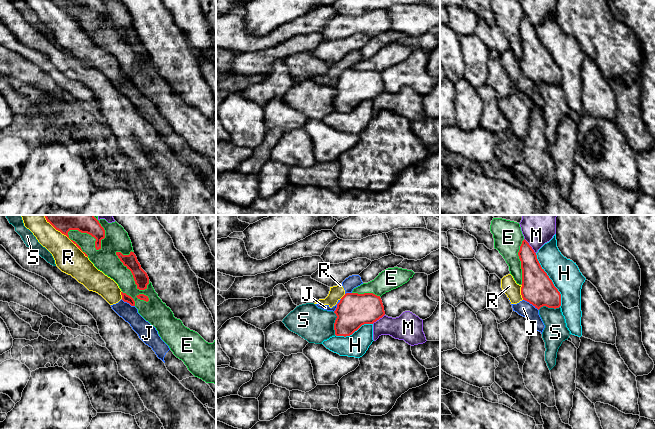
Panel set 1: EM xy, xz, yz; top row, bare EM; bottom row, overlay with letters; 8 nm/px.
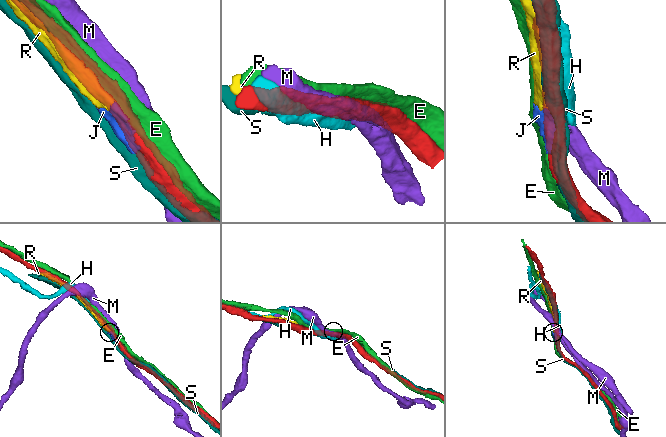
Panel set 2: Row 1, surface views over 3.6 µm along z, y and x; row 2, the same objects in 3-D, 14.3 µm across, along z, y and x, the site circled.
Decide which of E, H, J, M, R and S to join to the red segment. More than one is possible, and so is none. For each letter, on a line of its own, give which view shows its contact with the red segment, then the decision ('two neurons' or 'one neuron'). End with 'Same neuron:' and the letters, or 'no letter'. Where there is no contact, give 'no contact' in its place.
E: meets red in xy; two neurons
H: meets red in yz; two neurons
J: meets red in yz; two neurons
M: meets red in yz; two neurons
R: meets red in xy; two neurons
S: meets red in xz; two neurons
Same neuron: no letter

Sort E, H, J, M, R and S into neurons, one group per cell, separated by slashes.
E / H / J R / M / S

